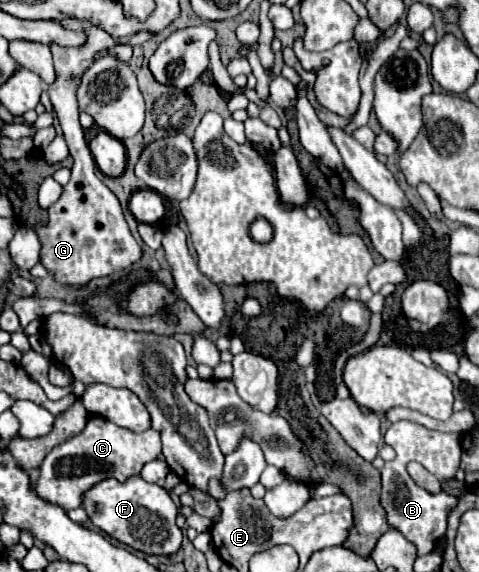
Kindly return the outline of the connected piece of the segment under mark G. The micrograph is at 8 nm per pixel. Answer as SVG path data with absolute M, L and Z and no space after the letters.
M64 19L60 23L66 29L84 29L88 33L86 45L78 47L78 49L50 45L58 79L48 87L48 95L50 95L52 107L56 111L58 123L64 131L66 143L70 147L70 155L74 157L72 179L64 185L62 197L54 205L48 207L46 223L36 223L36 225L20 223L20 225L34 229L36 235L40 237L40 241L42 241L40 261L46 267L46 271L54 277L54 281L68 285L68 287L86 287L96 277L108 277L118 271L130 269L134 263L138 263L142 259L142 247L130 233L130 227L124 219L118 197L96 177L96 163L94 163L94 157L84 139L84 131L78 123L76 89L78 89L80 77L92 65L92 57L100 49L114 47L114 39L106 31L94 27L88 21Z

